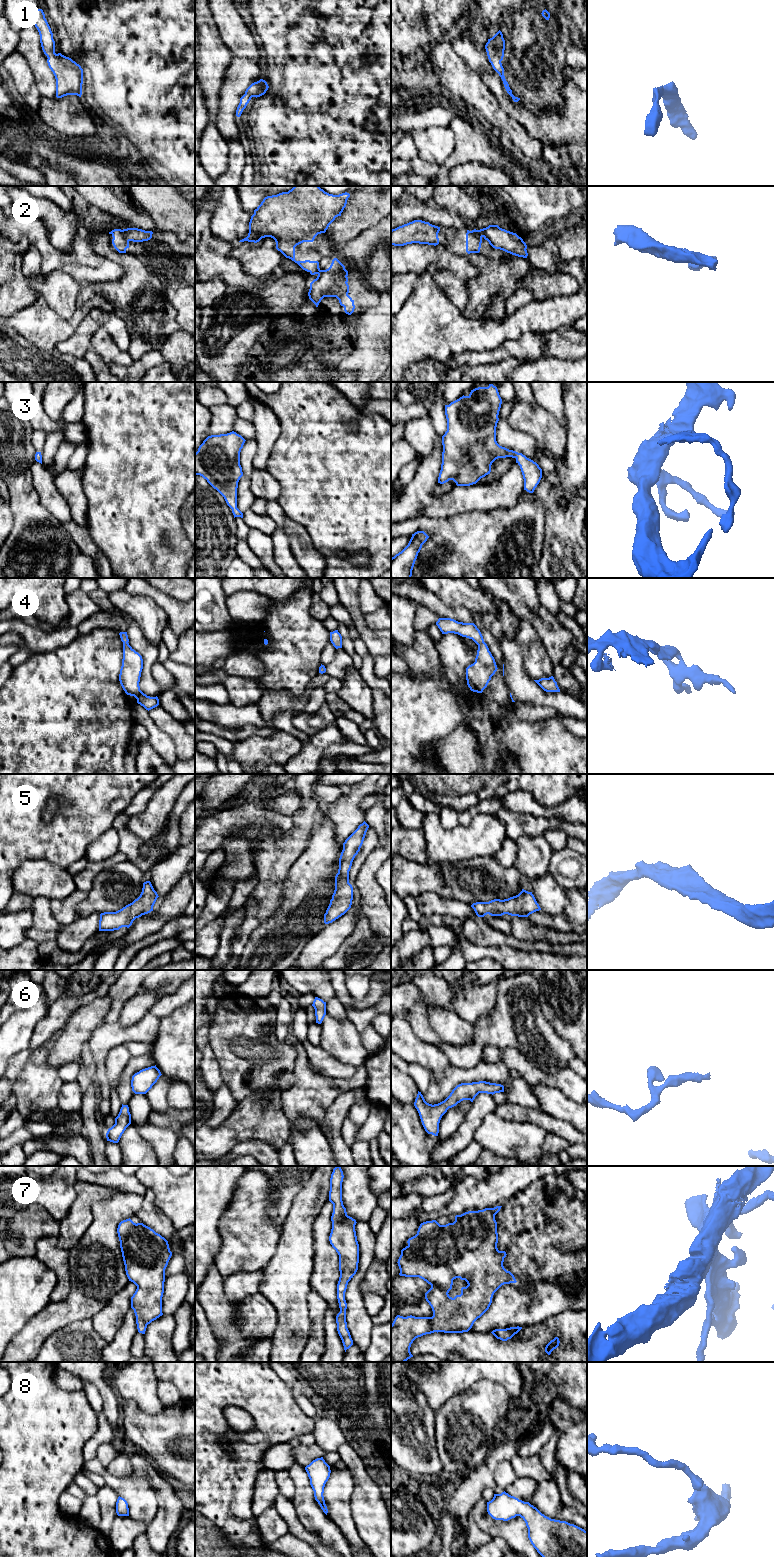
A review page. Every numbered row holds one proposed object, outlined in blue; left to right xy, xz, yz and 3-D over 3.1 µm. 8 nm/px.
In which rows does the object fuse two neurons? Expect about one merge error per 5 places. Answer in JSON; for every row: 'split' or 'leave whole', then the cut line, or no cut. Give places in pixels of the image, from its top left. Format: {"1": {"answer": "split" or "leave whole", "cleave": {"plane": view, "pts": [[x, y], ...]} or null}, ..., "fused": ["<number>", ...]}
{"1": {"answer": "leave whole", "cleave": null}, "2": {"answer": "split", "cleave": {"plane": "xy", "pts": [[122, 230], [129, 240]]}}, "3": {"answer": "leave whole", "cleave": null}, "4": {"answer": "leave whole", "cleave": null}, "5": {"answer": "leave whole", "cleave": null}, "6": {"answer": "leave whole", "cleave": null}, "7": {"answer": "leave whole", "cleave": null}, "8": {"answer": "leave whole", "cleave": null}, "fused": ["2"]}

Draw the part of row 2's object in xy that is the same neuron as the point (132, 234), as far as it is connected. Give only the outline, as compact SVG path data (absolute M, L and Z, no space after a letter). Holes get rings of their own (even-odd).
M127 228L123 229L125 237L129 241L133 242L143 242L143 241L148 241L152 238L152 231L145 231L142 229L138 228Z

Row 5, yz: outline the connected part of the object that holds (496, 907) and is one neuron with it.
M524 889L518 895L508 899L476 902L471 907L478 917L484 917L487 914L491 916L508 914L511 916L528 917L530 914L541 910L532 892Z

